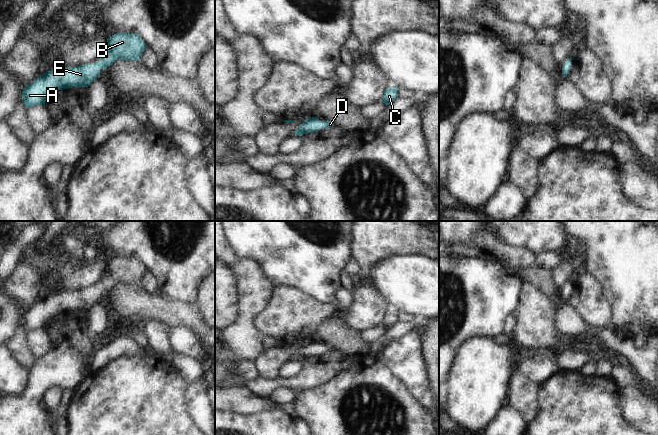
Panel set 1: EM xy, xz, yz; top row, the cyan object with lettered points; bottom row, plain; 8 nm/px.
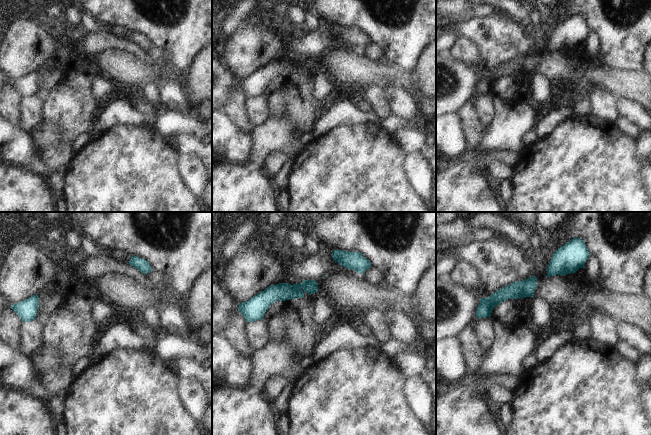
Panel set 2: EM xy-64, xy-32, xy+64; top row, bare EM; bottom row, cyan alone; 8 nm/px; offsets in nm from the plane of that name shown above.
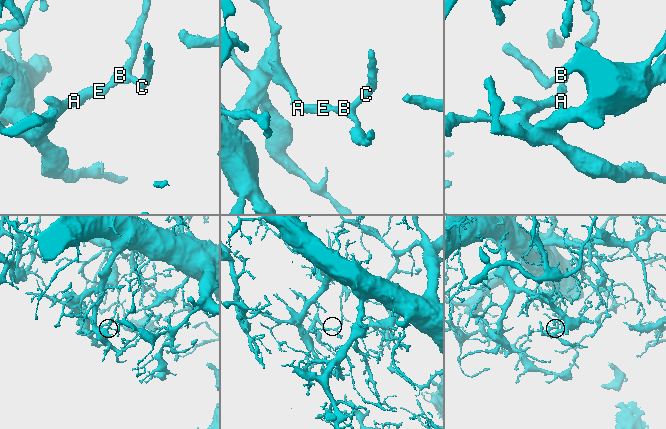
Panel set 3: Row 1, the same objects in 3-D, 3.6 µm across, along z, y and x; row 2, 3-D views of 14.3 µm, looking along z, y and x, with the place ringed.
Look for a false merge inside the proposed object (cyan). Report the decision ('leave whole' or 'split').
leave whole

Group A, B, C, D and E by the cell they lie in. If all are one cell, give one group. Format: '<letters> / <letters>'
A B C D E

